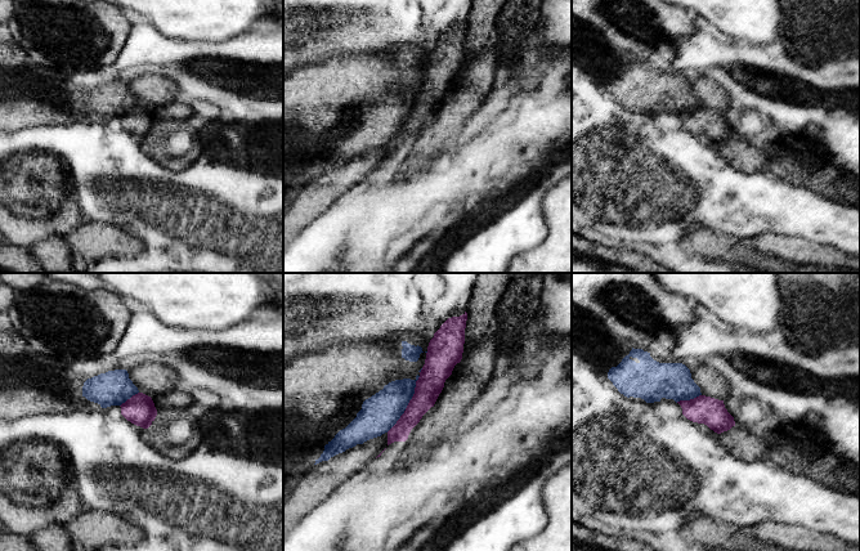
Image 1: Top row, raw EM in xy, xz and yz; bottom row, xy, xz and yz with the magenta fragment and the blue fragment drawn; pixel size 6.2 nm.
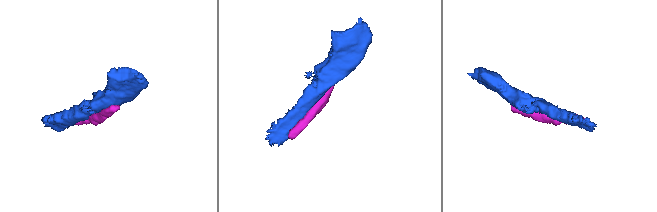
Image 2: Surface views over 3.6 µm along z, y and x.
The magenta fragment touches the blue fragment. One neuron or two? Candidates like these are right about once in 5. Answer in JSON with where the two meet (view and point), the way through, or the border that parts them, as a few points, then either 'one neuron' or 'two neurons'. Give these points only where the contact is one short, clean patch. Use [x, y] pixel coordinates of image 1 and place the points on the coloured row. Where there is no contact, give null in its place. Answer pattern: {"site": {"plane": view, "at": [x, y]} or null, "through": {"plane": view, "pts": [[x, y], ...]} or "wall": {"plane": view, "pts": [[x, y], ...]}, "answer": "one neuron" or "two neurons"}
{"site": {"plane": "xz", "at": [408, 404]}, "answer": "two neurons"}

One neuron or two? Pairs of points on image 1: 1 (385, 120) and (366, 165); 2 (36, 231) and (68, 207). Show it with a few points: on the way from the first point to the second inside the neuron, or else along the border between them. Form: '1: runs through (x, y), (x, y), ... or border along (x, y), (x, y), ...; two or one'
1: border along (386, 143), (344, 162); two
2: runs through (45, 228), (52, 227), (62, 216); one

